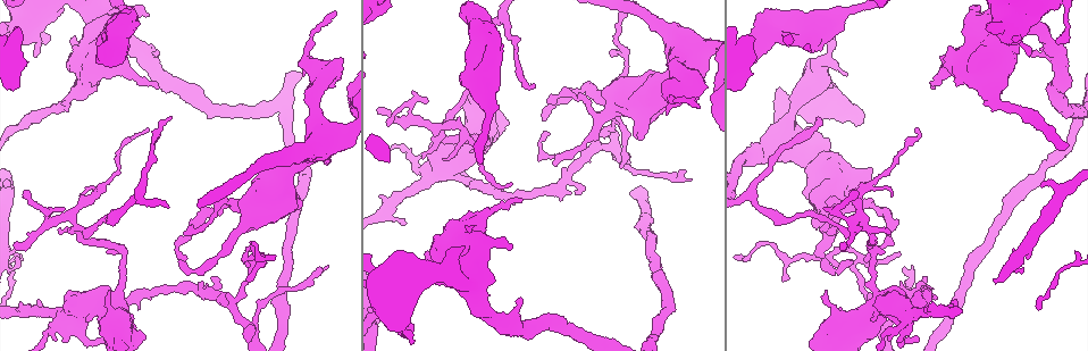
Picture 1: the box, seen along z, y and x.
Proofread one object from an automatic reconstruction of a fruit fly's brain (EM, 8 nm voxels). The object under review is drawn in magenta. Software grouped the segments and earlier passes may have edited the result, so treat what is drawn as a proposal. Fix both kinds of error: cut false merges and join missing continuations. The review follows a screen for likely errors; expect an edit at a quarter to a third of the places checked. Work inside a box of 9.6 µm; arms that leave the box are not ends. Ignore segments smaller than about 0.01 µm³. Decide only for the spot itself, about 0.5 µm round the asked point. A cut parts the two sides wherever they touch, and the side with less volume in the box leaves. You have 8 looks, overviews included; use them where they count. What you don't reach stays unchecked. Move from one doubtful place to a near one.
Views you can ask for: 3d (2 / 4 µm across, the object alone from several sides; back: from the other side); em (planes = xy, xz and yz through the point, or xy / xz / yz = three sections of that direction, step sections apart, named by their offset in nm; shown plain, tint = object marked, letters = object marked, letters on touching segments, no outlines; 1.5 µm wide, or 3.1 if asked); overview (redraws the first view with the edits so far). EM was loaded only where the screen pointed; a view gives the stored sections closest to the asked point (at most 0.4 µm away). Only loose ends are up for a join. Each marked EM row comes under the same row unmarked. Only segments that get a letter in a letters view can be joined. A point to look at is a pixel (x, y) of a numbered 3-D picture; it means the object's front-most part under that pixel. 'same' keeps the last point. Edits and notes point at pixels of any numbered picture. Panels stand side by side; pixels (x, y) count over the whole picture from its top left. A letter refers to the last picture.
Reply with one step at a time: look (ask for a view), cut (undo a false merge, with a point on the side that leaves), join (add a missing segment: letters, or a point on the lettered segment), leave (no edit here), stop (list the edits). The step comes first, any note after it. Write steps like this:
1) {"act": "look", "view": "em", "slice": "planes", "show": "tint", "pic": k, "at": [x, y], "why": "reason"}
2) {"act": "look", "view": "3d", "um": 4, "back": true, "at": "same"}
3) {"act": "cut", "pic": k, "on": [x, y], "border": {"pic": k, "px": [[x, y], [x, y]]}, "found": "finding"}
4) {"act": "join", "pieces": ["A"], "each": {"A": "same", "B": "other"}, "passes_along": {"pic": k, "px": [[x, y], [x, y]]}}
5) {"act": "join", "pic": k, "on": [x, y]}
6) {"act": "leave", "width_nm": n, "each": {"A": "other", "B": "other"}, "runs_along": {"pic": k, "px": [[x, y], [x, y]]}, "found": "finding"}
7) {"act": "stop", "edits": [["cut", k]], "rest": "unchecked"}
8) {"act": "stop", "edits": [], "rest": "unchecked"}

{"act": "look", "view": "3d", "um": 4, "pic": 1, "at": [158, 87], "why": "end of a long branch"}

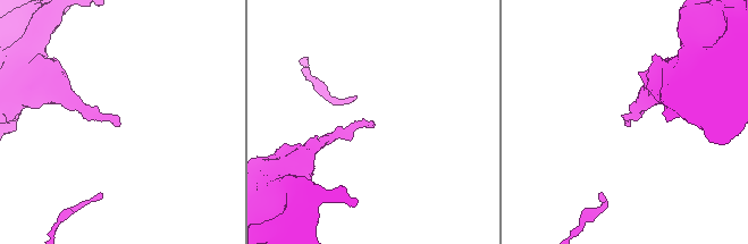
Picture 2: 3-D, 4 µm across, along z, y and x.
{"act": "look", "view": "em", "slice": "planes", "show": "letters", "pic": 2, "at": [119, 125]}

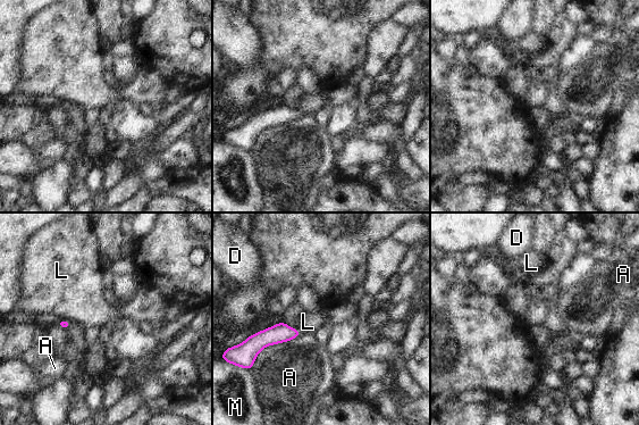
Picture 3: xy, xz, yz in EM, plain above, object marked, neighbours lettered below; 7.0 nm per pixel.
{"act": "leave", "each": {"A": "other", "D": "other", "L": "other", "M": "other"}, "border": {"pic": 3, "px": [[301, 334], [266, 346], [250, 368]]}, "found": "no lettered segment goes on from it"}

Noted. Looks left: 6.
{"act": "look", "view": "em", "slice": "planes", "show": "letters", "pic": 1, "at": [169, 119], "why": "free end"}

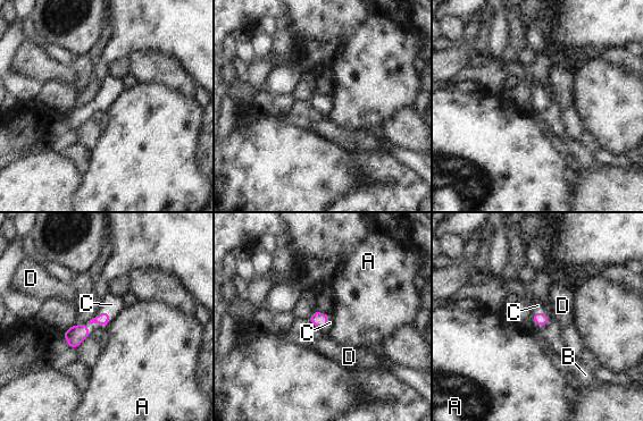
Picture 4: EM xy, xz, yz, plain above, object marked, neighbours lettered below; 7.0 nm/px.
{"act": "join", "pieces": ["C"], "each": {"A": "other", "B": "other", "C": "same", "D": "other"}, "passes_along": {"pic": 4, "px": [[103, 317], [95, 322], [111, 304]]}, "found": "it goes on there"}

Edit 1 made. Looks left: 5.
{"act": "look", "view": "overview", "why": "see it whole again"}

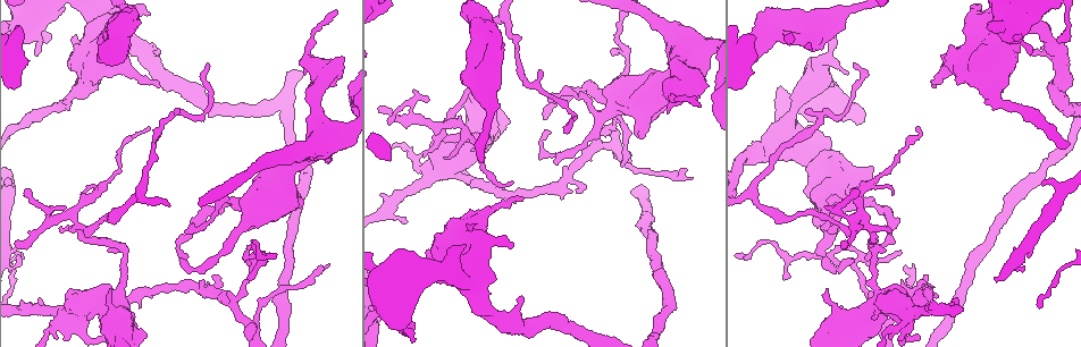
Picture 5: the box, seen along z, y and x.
{"act": "look", "view": "em", "slice": "planes", "show": "letters", "pic": 5, "at": [429, 100], "why": "thin end"}

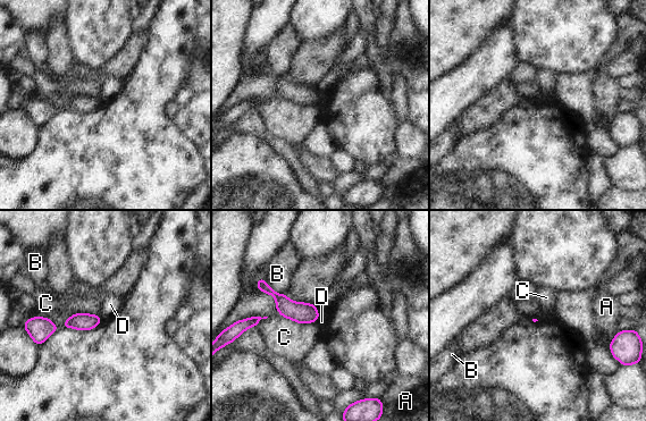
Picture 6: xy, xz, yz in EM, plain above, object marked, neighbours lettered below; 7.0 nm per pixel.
{"act": "leave", "each": {"A": "other", "B": "other", "C": "other", "D": "other"}, "runs_along": {"pic": 6, "px": [[262, 284], [288, 309], [316, 316]]}, "found": "no lettered segment goes on from it"}

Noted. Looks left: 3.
{"act": "stop", "edits": [["join", 4]], "rest": "unchecked"}

